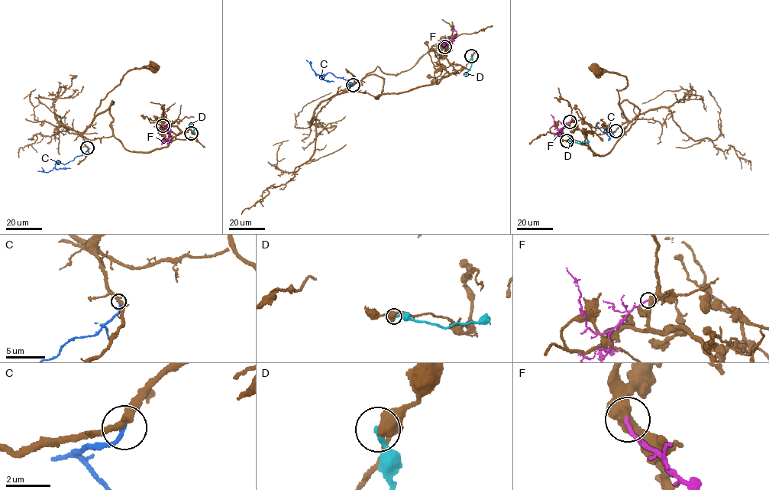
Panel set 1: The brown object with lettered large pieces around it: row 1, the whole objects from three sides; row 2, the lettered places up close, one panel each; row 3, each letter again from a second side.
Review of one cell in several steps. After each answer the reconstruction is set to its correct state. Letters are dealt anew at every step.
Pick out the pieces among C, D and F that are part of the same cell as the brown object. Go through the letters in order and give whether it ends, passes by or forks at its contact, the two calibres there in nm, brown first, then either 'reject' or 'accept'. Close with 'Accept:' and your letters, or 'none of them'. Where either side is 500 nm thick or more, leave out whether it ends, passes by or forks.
C: it ends; calibres 320 and 190 nm; reject
D: calibres 500 and 200 nm; reject
F: calibres 500 and 160 nm; reject
Accept: none of them

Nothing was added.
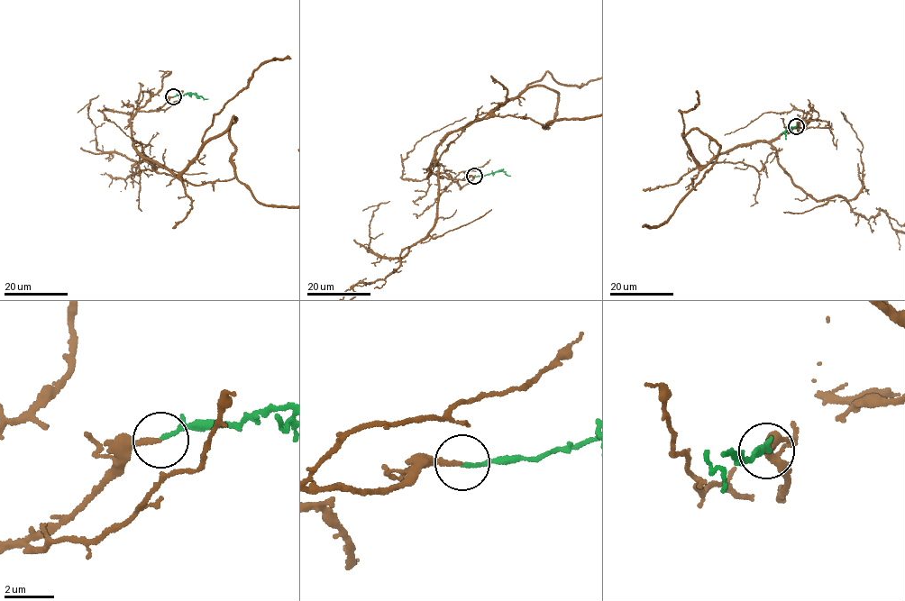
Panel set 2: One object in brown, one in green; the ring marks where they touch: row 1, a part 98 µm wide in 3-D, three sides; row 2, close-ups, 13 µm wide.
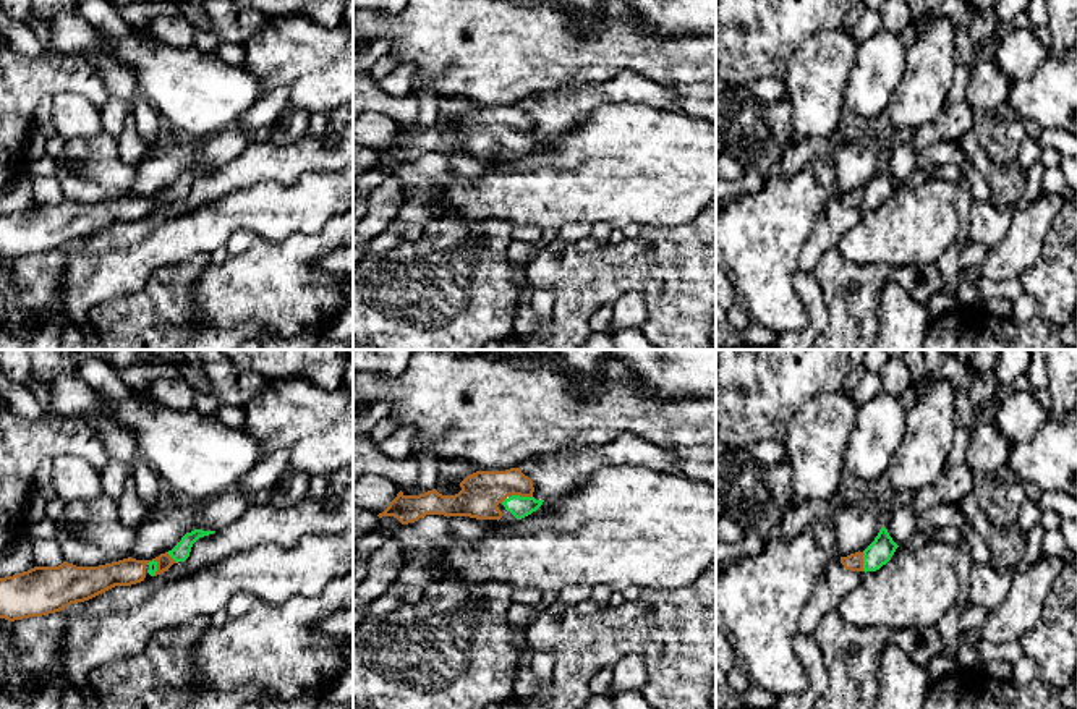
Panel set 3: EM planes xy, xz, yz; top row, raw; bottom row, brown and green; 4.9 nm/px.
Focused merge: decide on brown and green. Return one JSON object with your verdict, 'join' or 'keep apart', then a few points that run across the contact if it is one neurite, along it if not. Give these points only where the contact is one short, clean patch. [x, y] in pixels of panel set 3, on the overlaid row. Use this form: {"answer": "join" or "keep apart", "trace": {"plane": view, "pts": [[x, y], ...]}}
{"answer": "join"}

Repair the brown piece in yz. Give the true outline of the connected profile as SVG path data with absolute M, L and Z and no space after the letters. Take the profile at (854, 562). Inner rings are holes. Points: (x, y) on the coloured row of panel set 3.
M883 524L875 541L863 552L841 557L841 563L850 571L876 571L891 560L897 547Z

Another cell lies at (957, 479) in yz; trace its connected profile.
M957 427L947 469L936 482L915 490L910 507L917 515L938 505L959 503L972 492L973 471L967 465L970 440L968 429Z

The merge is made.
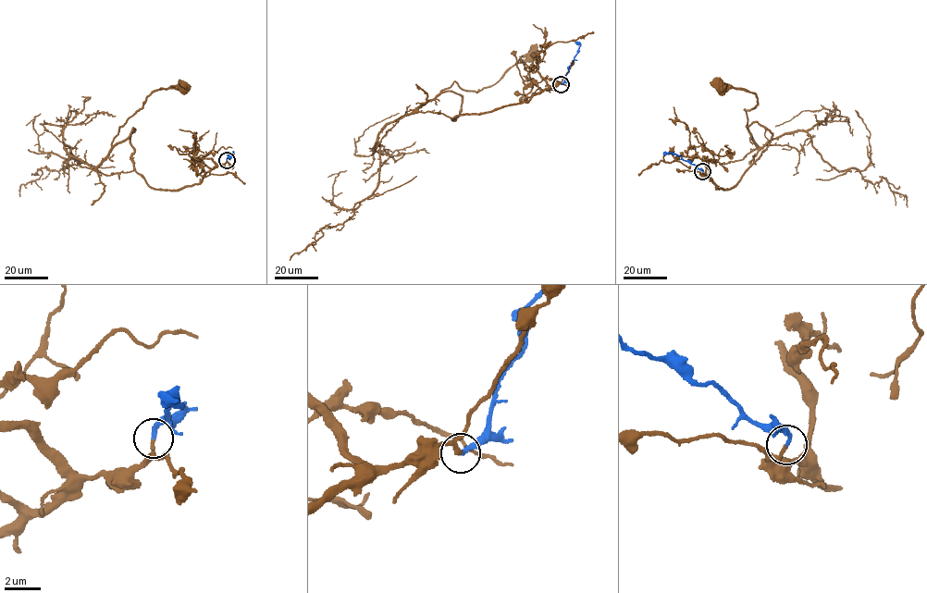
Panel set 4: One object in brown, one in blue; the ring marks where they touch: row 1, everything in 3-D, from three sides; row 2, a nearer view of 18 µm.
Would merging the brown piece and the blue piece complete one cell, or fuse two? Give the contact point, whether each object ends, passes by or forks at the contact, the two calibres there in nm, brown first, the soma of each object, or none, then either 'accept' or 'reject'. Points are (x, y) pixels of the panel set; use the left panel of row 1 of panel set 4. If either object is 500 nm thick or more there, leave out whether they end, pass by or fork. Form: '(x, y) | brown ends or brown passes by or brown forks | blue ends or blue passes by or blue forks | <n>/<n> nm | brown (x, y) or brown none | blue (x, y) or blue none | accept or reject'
(227, 160) | brown ends | blue ends | 190/240 nm | brown (183, 88) | blue none | accept

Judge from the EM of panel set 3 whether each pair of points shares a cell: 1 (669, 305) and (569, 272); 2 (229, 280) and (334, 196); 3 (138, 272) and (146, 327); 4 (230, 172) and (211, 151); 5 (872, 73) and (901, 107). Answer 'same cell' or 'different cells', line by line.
1: same cell
2: different cells
3: different cells
4: different cells
5: different cells

